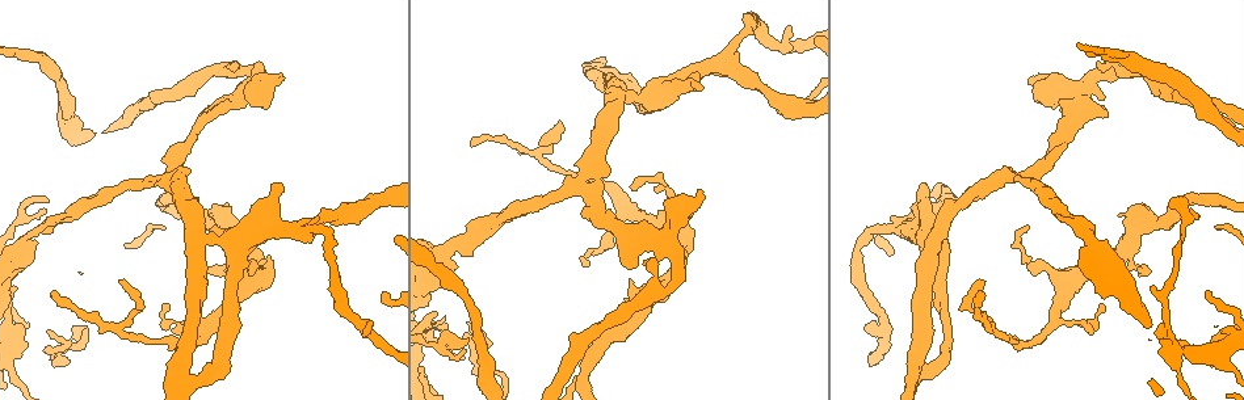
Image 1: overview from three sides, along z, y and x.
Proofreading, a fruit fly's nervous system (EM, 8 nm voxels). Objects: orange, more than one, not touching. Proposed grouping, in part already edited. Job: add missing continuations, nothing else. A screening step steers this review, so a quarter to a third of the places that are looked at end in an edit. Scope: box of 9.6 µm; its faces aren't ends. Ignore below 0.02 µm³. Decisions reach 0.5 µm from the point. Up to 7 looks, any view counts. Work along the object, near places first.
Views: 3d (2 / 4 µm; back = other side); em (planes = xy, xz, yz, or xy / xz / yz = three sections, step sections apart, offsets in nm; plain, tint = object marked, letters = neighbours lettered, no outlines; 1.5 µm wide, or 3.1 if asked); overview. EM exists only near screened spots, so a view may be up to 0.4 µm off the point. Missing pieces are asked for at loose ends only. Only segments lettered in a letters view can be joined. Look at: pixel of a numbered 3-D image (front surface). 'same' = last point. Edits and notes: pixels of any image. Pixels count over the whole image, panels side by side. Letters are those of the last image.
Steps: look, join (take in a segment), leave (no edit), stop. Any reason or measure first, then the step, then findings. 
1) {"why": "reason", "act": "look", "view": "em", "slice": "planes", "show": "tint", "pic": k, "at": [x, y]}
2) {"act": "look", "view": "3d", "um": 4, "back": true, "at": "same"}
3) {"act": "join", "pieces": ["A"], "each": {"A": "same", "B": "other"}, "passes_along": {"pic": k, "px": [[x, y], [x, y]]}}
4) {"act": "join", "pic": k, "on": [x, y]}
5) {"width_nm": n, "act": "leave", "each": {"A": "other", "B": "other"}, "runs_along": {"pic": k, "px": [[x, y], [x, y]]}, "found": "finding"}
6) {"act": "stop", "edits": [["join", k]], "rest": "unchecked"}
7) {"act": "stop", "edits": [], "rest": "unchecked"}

{"why": "free end", "act": "look", "view": "em", "slice": "planes", "show": "tint", "pic": 1, "at": [629, 269]}

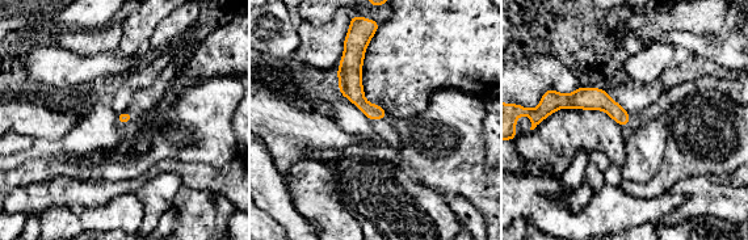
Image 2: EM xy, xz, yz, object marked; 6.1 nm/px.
{"why": "see the neighbours", "act": "look", "view": "em", "slice": "planes", "show": "letters", "at": "same"}

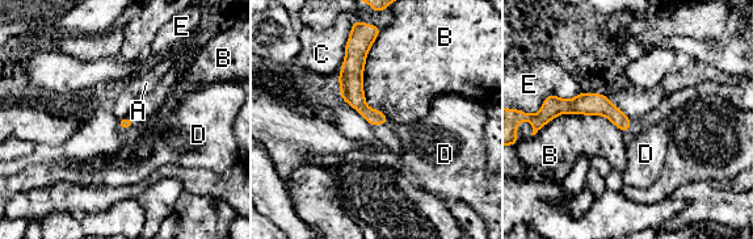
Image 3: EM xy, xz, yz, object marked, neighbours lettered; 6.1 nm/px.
{"act": "leave", "each": {"A": "other", "B": "other", "C": "other", "D": "other", "E": "other"}, "border": {"pic": 3, "px": [[379, 33], [364, 95], [388, 118]]}, "found": "no lettered segment goes on from it"}

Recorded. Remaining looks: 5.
{"why": "stops while still wide", "act": "look", "view": "em", "slice": "planes", "show": "letters", "pic": 1, "at": [209, 215]}

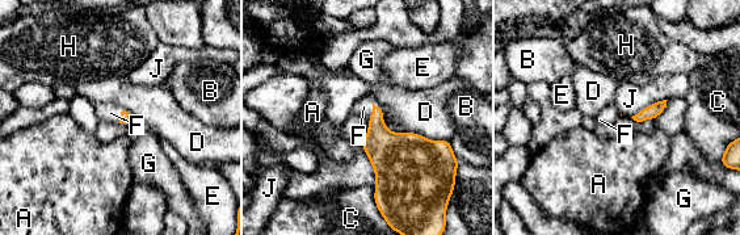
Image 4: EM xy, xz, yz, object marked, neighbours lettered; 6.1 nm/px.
{"longest_contact_nm": ["D", 280], "act": "join", "pieces": ["F"], "each": {"A": "other", "B": "other", "C": "other", "D": "other", "E": "other", "F": "same", "G": "other", "H": "other", "J": "other"}, "passes_along": {"pic": 4, "px": [[125, 116], [121, 116], [110, 113]]}, "found": "it goes on there"}

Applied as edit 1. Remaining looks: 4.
{"act": "look", "view": "overview"}

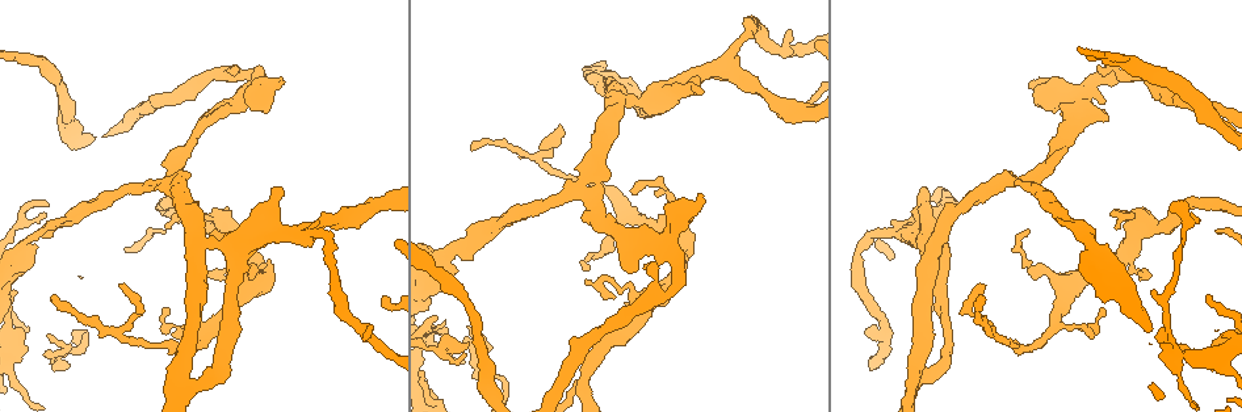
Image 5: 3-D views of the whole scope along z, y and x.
{"why": "an open end", "act": "look", "view": "em", "slice": "xz", "step": 4, "show": "letters", "pic": 5, "at": [699, 194]}

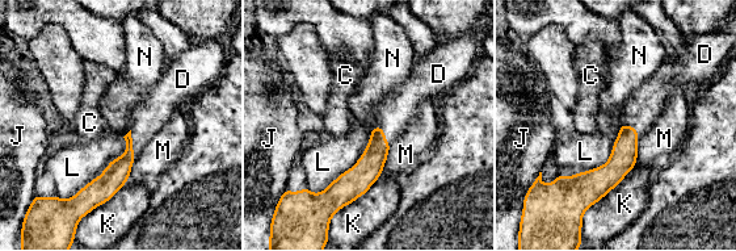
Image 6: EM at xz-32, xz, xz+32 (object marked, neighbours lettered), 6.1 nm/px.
{"act": "look", "view": "em", "slice": "planes", "show": "letters", "at": "same"}

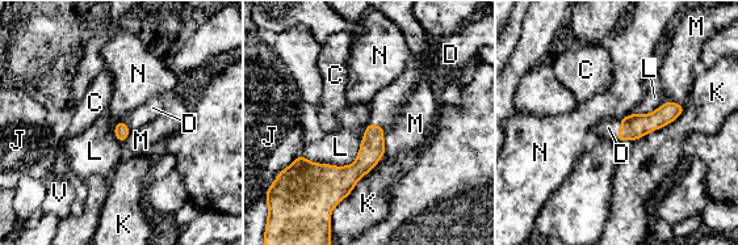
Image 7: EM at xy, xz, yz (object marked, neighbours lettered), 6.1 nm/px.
{"act": "join", "pieces": ["D"], "each": {"C": "other", "D": "same", "J": "other", "K": "other", "L": "other", "M": "other", "N": "other", "V": "other"}, "passes_along": {"pic": 7, "px": [[633, 126], [619, 130], [608, 127]]}, "found": "the neuron continues"}

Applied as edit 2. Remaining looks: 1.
{"act": "stop", "edits": [["join", 4], ["join", 7]], "rest": "unchecked"}

